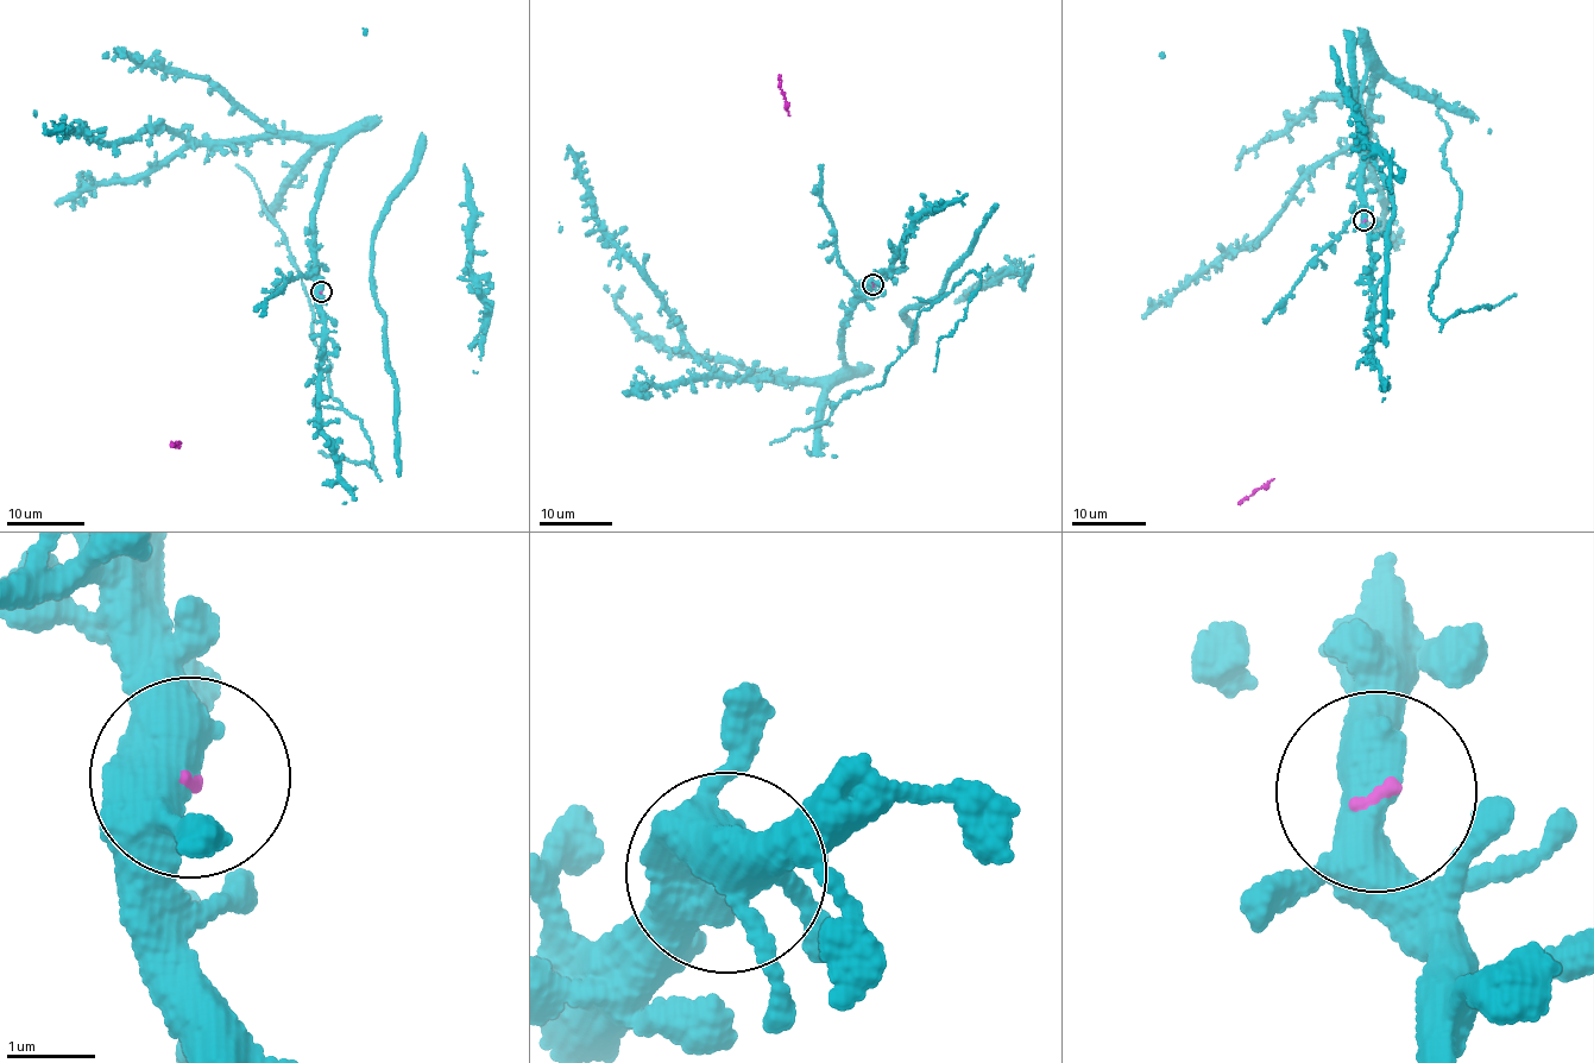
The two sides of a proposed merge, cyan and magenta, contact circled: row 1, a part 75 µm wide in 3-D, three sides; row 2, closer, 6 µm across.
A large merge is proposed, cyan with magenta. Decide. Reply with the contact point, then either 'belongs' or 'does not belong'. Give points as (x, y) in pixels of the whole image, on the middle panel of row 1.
at (873, 284); belongs

